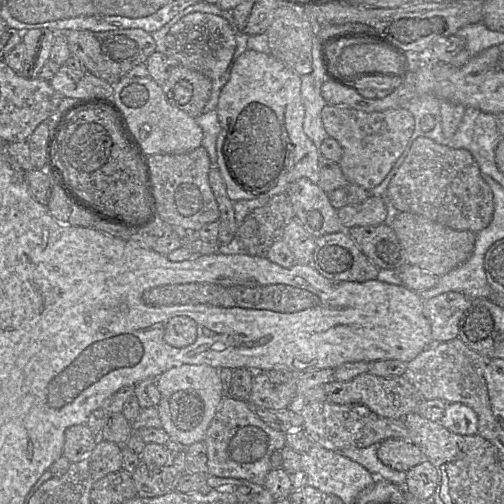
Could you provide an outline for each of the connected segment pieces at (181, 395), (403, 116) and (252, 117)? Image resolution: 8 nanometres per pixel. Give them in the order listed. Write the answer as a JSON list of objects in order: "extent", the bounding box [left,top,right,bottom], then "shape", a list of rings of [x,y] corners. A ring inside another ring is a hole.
[{"extent":[157,364,224,448],"shape":[[[207,364],[173,367],[157,378],[160,399],[157,409],[161,428],[170,440],[187,448],[203,441],[206,431],[224,397],[218,369]]]},{"extent":[322,104,415,192],"shape":[[[327,104],[322,110],[322,121],[329,136],[336,139],[343,148],[339,162],[343,173],[349,182],[358,184],[369,192],[391,171],[415,129],[415,119],[406,107],[364,112]]]},{"extent":[216,50,320,202],"shape":[[[246,50],[234,62],[216,107],[220,131],[216,139],[219,173],[233,202],[257,199],[282,182],[283,169],[315,184],[320,152],[305,134],[301,76],[271,54]]]}]

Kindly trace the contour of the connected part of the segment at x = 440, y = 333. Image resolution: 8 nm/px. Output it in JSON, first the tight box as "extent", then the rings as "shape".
{"extent":[423,292,470,343],"shape":[[[446,292],[424,300],[423,312],[431,325],[434,343],[458,338],[459,323],[470,300],[460,292]]]}

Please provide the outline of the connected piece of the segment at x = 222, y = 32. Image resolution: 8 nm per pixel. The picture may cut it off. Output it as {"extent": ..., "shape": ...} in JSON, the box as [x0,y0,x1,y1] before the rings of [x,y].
{"extent":[166,12,236,81],"shape":[[[194,12],[182,17],[171,27],[166,35],[166,57],[171,67],[183,66],[209,77],[212,81],[218,79],[227,70],[236,48],[235,35],[229,22],[217,15]]]}

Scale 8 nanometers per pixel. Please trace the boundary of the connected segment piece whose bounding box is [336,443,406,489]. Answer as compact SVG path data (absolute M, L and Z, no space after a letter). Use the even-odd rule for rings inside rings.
M374 443L365 448L344 448L339 452L343 456L359 463L366 468L373 476L387 480L404 489L406 472L397 471L385 465L377 456L379 443Z

